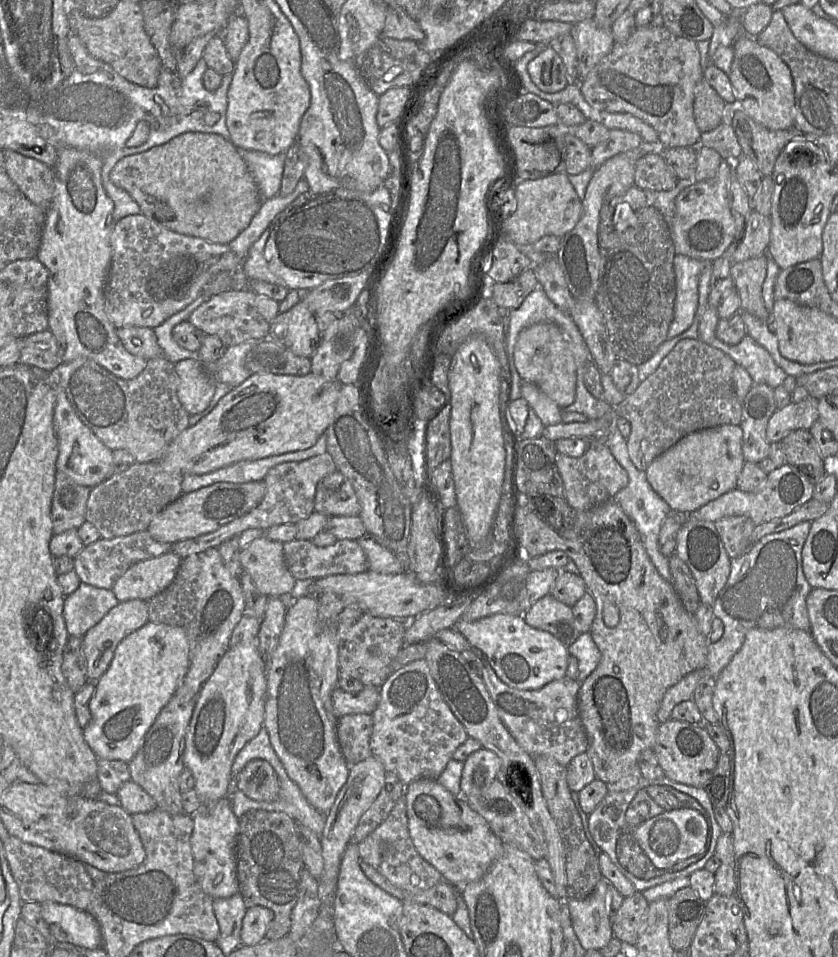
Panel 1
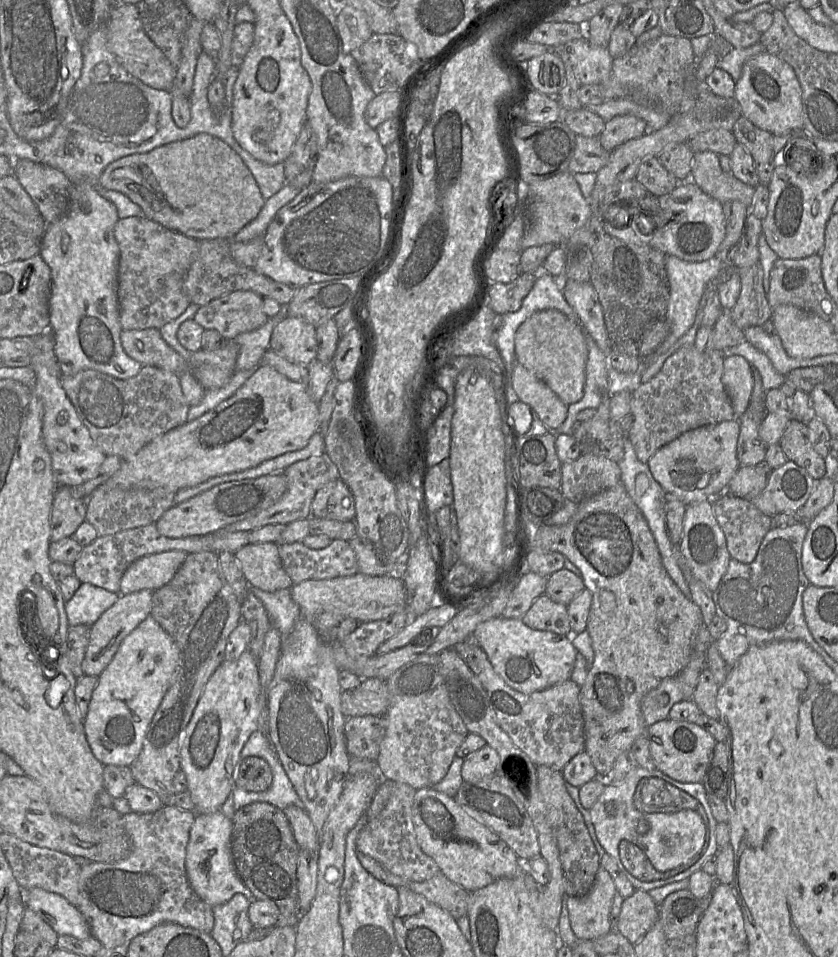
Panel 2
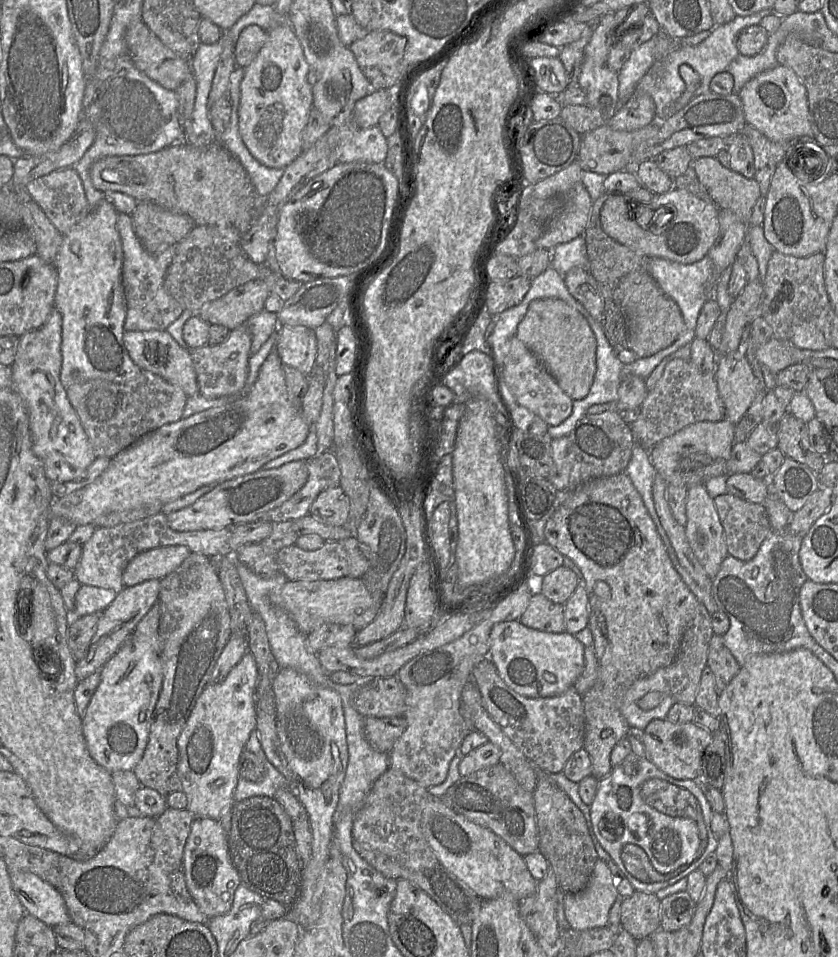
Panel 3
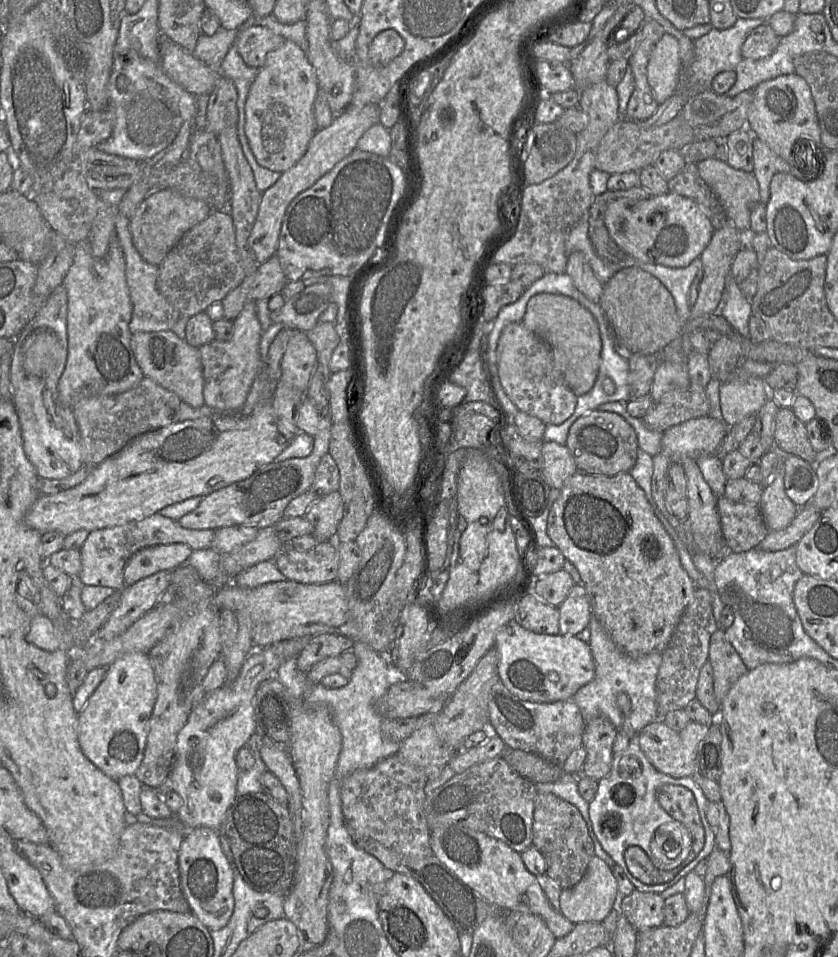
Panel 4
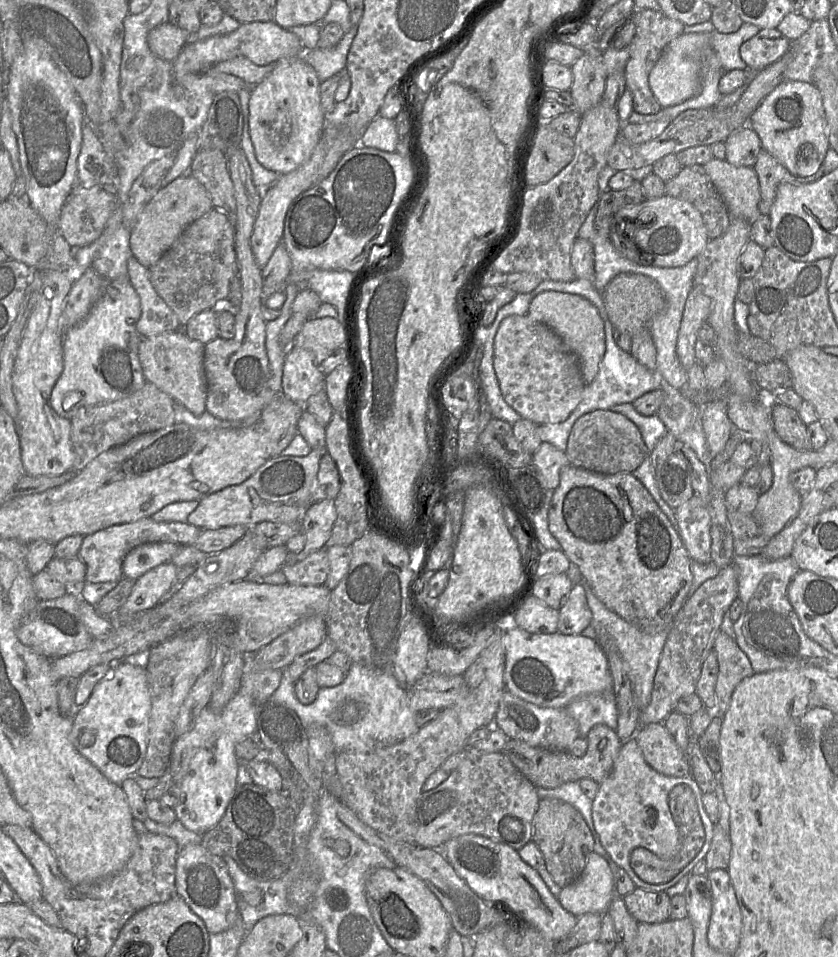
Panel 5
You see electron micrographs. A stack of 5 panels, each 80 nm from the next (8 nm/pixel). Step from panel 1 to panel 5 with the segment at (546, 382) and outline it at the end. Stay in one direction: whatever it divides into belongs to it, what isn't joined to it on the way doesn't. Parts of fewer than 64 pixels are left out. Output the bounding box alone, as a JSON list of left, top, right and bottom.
[527,291,605,385]

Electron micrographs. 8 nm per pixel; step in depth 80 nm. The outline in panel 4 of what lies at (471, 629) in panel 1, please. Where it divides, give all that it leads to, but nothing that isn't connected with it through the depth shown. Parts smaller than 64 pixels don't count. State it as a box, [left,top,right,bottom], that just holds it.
[496,620,595,703]

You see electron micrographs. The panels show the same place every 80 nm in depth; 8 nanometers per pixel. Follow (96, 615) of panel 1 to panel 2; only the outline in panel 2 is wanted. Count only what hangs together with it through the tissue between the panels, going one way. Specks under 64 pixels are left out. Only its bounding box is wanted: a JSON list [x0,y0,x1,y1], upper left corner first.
[65,583,119,626]

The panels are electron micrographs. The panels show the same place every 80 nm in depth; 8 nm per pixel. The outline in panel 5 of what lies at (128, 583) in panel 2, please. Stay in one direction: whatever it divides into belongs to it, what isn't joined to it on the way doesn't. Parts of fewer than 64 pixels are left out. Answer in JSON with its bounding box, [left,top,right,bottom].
[122,542,180,580]

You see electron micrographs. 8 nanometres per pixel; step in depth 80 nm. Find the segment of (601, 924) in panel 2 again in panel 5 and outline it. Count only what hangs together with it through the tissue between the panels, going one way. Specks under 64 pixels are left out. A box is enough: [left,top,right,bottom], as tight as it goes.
[558,853,615,917]

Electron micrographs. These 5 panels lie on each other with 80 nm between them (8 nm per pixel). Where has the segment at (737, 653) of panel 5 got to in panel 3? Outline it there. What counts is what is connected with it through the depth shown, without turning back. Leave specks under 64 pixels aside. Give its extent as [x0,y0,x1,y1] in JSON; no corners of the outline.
[707,634,741,694]

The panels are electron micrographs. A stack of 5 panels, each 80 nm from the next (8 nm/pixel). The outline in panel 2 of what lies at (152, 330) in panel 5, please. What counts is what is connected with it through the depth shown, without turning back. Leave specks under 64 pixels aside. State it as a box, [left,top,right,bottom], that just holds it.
[114,215,200,330]

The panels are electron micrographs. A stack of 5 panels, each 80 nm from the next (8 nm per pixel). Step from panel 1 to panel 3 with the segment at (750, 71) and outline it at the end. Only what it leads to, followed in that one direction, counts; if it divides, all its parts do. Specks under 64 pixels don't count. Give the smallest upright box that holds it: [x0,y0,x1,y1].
[739,67,814,141]

